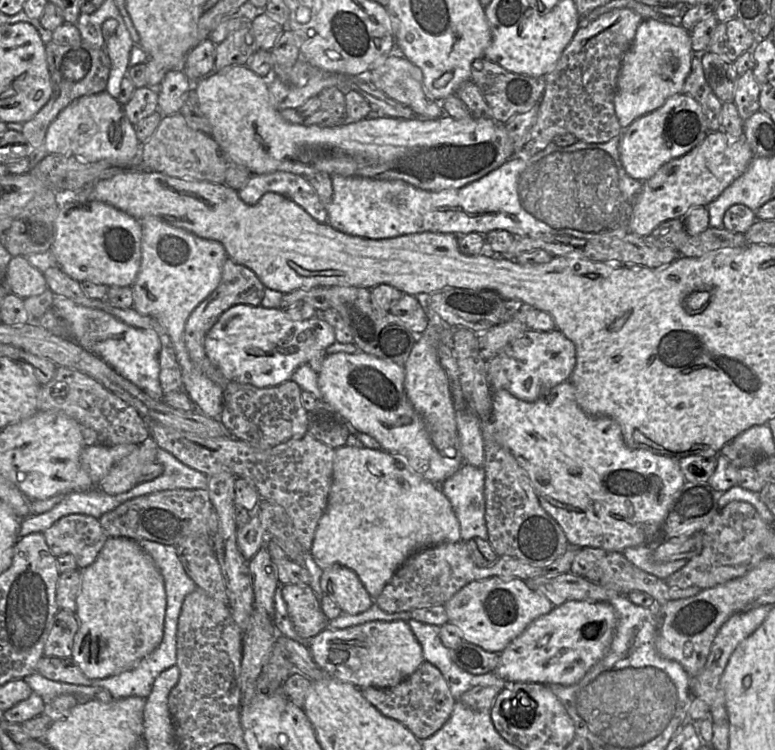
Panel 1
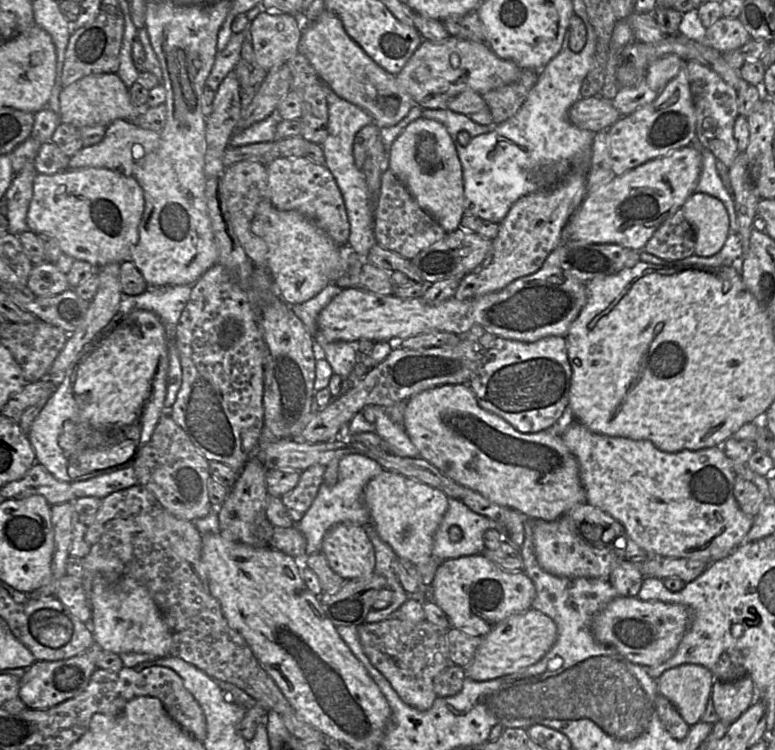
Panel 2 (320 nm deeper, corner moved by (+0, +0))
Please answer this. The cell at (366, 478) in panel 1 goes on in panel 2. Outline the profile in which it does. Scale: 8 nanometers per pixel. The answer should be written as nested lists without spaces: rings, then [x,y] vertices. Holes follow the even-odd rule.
[[[384,470],[365,485],[363,502],[378,536],[399,558],[415,566],[429,561],[434,534],[448,507],[448,497],[443,491]]]

